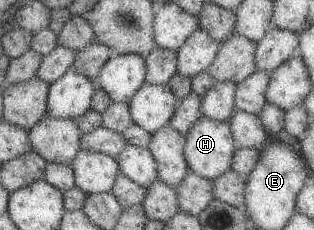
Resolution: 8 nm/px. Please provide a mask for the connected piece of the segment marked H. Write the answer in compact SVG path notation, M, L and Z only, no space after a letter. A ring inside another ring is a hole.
M201 117L184 136L183 157L188 171L212 181L229 170L237 148L228 122Z

